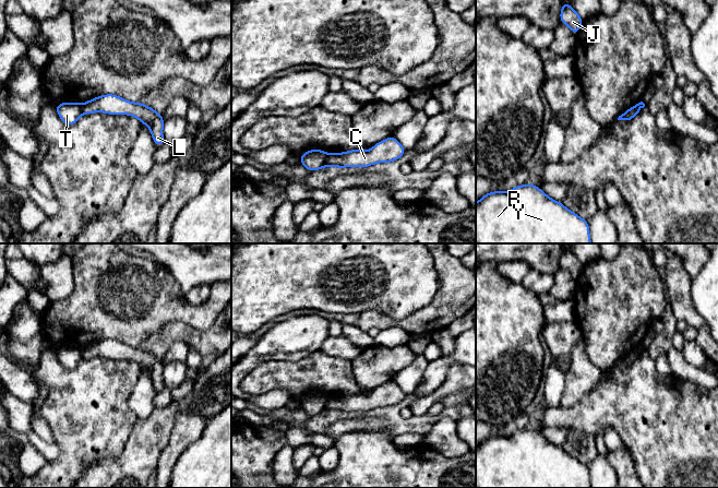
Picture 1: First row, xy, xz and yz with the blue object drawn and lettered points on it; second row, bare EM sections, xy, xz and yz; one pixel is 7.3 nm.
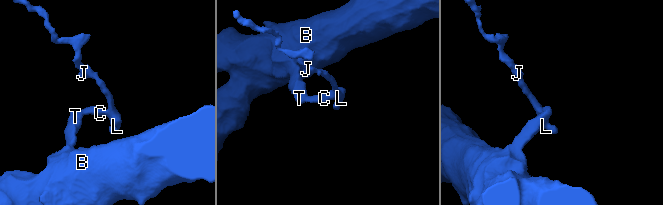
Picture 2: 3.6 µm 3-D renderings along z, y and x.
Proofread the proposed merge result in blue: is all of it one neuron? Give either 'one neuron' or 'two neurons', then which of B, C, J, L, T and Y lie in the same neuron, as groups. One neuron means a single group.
two neurons | B T Y / C J L

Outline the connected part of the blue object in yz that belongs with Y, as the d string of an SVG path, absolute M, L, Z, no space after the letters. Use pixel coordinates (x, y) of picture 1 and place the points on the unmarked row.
M536 429L516 430L511 436L488 437L476 448L476 488L591 488L586 464L548 441Z

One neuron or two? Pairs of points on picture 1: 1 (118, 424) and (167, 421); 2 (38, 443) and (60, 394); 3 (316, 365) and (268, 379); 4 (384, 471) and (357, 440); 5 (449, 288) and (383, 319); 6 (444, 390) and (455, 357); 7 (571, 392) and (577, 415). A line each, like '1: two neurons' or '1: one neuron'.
1: two neurons
2: two neurons
3: one neuron
4: one neuron
5: one neuron
6: two neurons
7: two neurons

